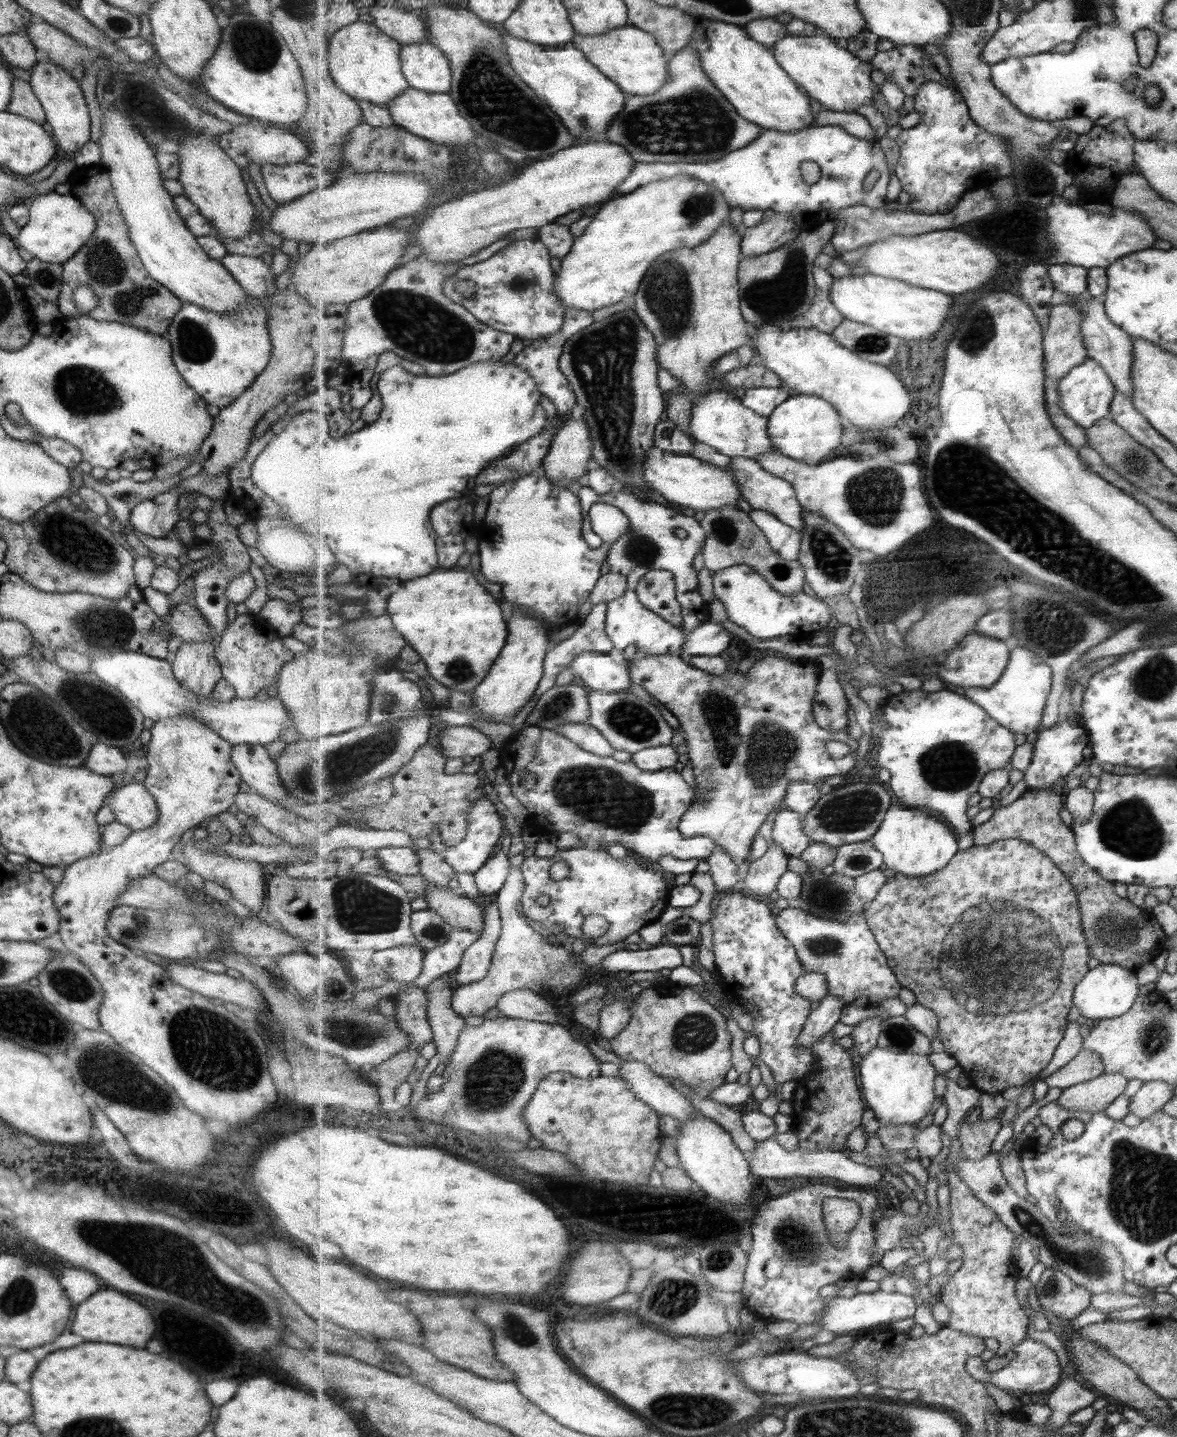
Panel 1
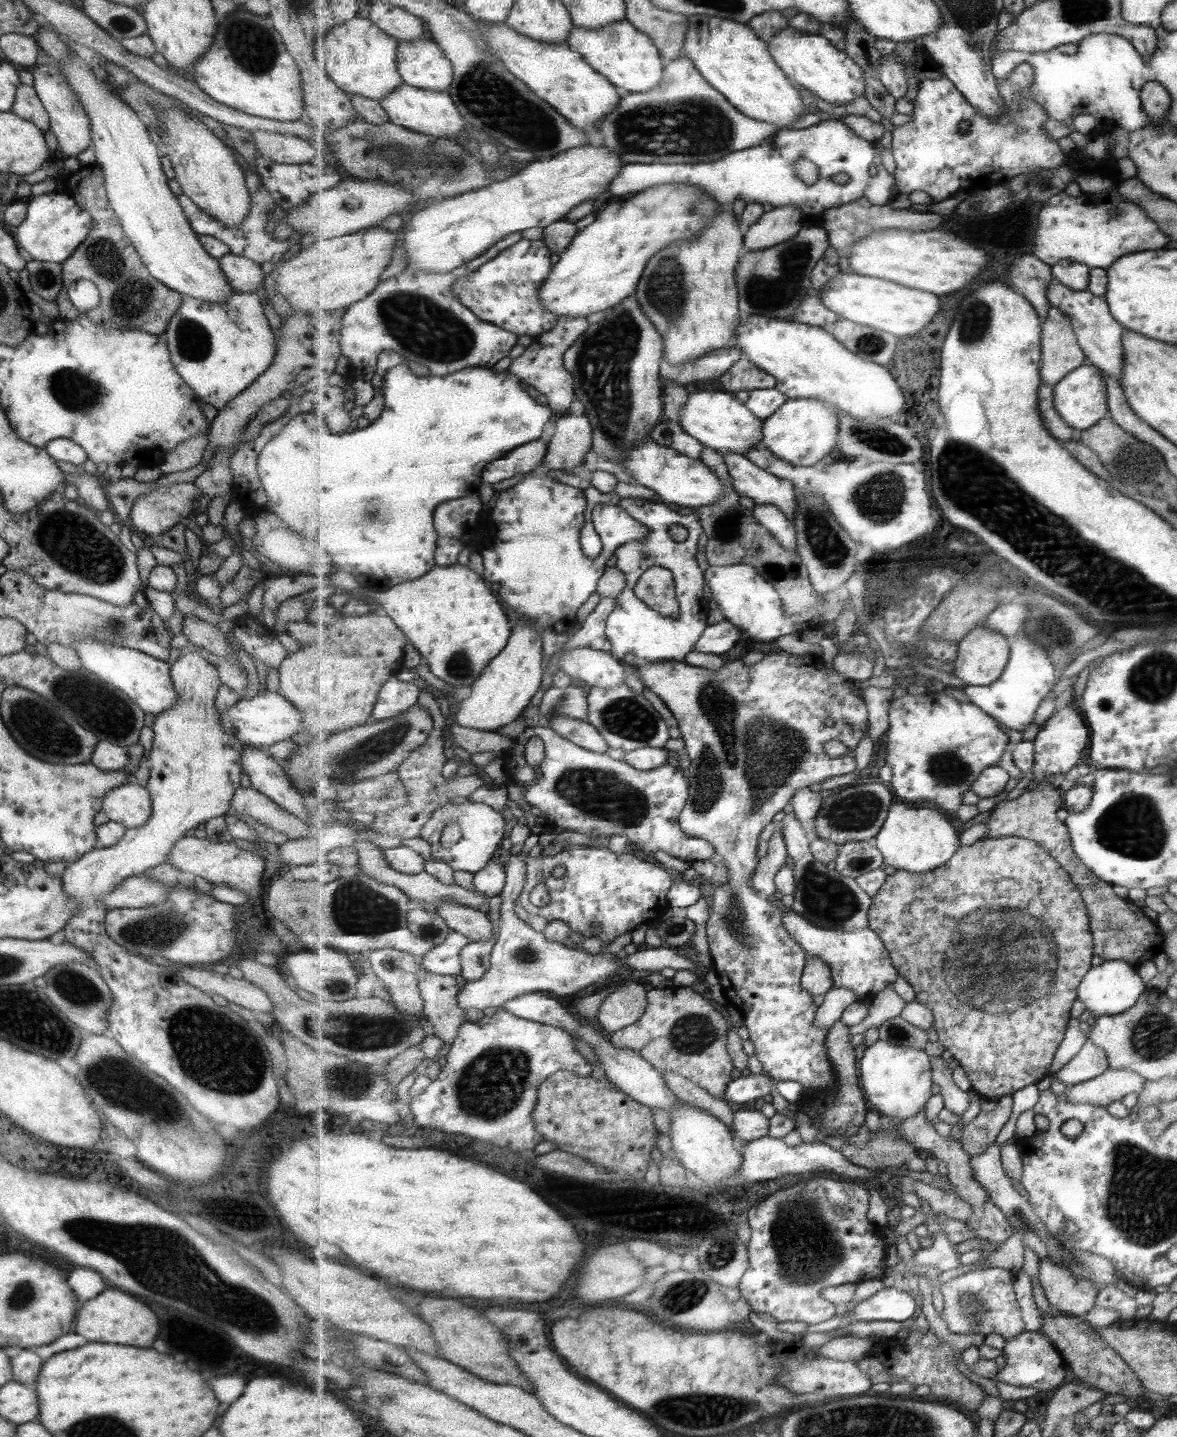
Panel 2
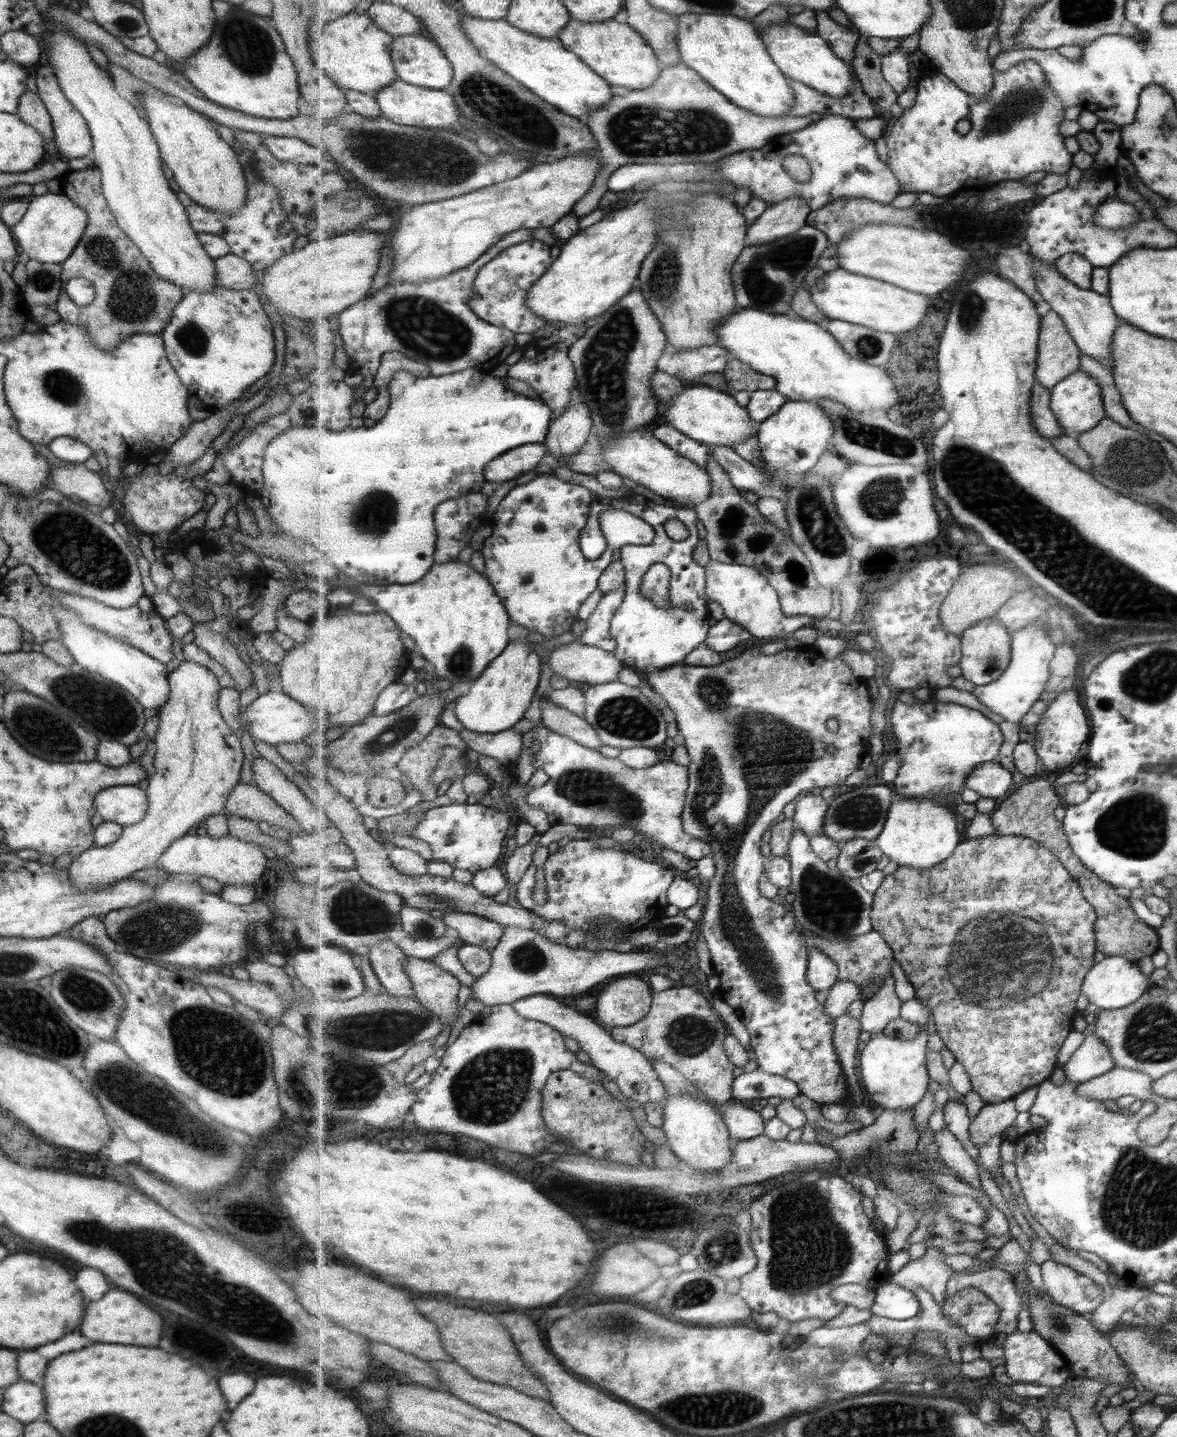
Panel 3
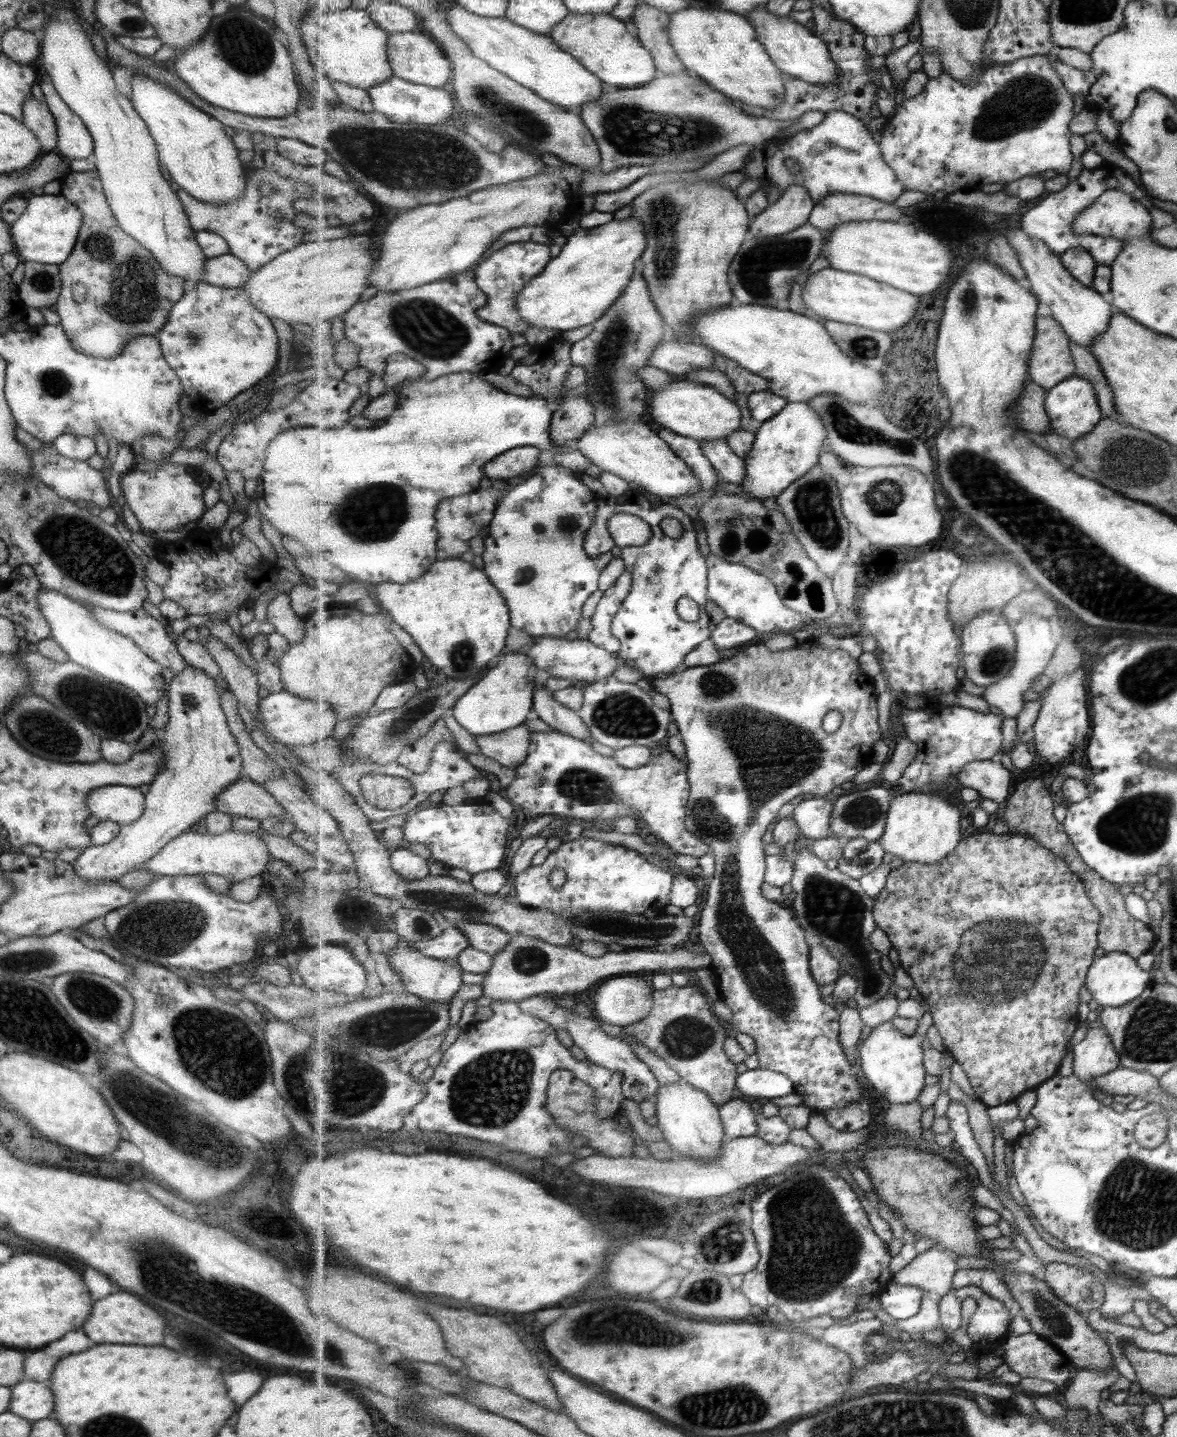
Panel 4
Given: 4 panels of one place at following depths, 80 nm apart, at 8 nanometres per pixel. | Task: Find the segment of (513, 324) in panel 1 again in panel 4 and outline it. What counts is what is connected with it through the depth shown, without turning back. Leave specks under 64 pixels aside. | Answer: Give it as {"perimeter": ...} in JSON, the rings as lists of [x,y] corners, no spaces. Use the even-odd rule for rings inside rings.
{"perimeter":[[[525,242],[511,244],[495,254],[489,259],[482,260],[476,272],[478,286],[488,297],[487,306],[479,308],[478,315],[484,321],[495,323],[497,326],[507,327],[511,332],[523,333],[529,330],[530,324],[522,317],[518,309],[517,298],[526,289],[535,277],[538,277],[551,263],[551,252],[549,246],[537,242]]]}

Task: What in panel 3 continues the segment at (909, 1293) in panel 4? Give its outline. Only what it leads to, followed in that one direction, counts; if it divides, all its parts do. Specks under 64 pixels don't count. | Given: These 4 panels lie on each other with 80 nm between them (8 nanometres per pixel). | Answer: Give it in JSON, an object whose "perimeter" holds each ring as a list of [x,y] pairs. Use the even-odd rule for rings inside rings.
{"perimeter":[[[885,1283],[875,1289],[875,1302],[868,1312],[893,1320],[909,1320],[919,1314],[919,1299],[914,1291],[905,1290],[894,1283]]]}

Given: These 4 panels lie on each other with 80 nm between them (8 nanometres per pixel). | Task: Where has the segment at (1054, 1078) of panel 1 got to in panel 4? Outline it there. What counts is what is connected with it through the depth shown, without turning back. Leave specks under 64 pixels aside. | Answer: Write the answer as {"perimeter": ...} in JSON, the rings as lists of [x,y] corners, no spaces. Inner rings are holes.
{"perimeter":[[[1104,1026],[1096,1027],[1087,1033],[1086,1039],[1075,1046],[1073,1054],[1073,1074],[1083,1081],[1090,1082],[1100,1076],[1112,1073],[1120,1067],[1119,1053],[1114,1047],[1110,1034],[1106,1032]]]}

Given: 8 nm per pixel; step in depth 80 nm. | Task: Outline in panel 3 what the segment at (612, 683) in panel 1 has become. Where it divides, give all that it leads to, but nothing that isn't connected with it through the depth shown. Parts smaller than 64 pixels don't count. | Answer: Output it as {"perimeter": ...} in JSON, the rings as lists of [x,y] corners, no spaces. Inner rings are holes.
{"perimeter":[[[578,639],[552,650],[548,664],[554,673],[590,685],[615,682],[625,666],[614,652],[583,644]]]}

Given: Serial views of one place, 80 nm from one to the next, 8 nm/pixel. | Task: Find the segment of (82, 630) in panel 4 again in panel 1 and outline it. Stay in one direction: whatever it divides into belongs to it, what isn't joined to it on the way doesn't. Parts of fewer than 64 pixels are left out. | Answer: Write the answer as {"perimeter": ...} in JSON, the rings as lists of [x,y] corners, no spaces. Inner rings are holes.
{"perimeter":[[[116,652],[92,656],[90,671],[95,673],[107,686],[117,689],[144,718],[153,723],[163,719],[173,719],[191,715],[205,723],[217,737],[229,745],[257,744],[267,745],[279,738],[283,728],[293,726],[291,717],[281,705],[279,696],[268,697],[264,702],[254,698],[232,698],[229,702],[217,702],[211,696],[202,699],[184,687],[172,673],[167,660],[153,658],[138,652]]]}

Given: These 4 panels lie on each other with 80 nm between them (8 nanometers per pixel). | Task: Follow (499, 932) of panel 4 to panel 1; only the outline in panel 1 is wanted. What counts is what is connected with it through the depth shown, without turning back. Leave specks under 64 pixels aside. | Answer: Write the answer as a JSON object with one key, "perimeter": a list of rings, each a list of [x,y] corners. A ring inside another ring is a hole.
{"perimeter":[[[429,885],[424,900],[428,903],[427,908],[440,914],[444,920],[451,926],[454,926],[455,929],[466,929],[470,932],[479,932],[479,936],[481,936],[482,930],[484,929],[485,917],[483,918],[483,913],[485,914],[485,909],[479,901],[470,899],[465,895],[458,895],[455,891],[440,887],[439,885]]]}

